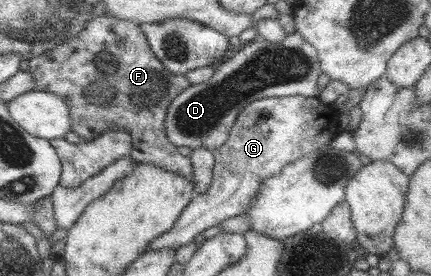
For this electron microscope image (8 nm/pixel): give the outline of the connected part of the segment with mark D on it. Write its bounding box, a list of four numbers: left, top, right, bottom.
[163,33,320,150]

